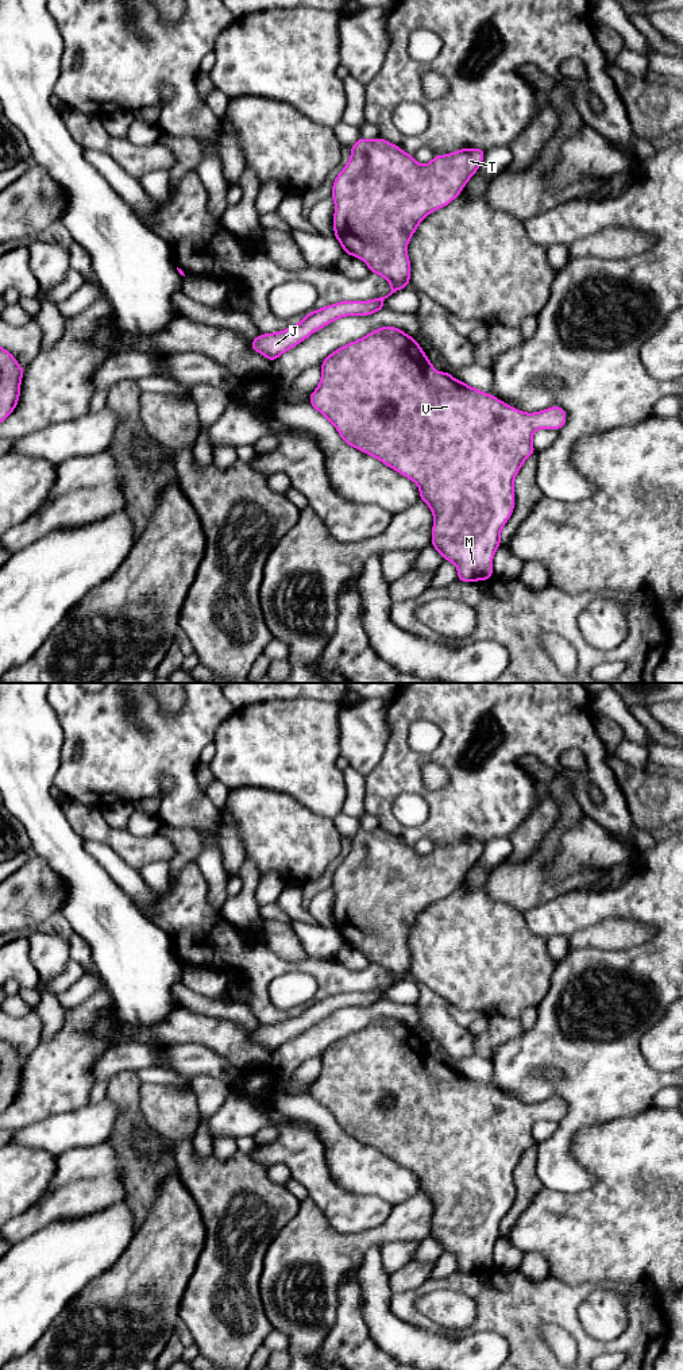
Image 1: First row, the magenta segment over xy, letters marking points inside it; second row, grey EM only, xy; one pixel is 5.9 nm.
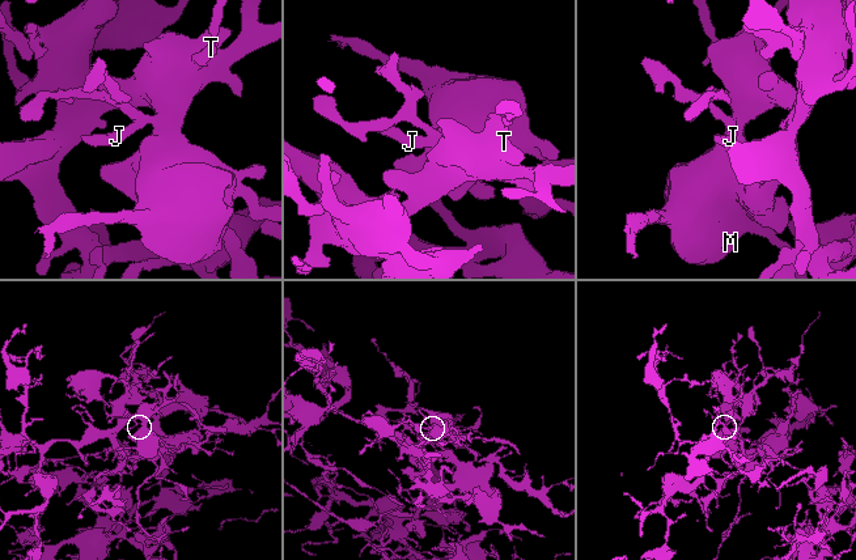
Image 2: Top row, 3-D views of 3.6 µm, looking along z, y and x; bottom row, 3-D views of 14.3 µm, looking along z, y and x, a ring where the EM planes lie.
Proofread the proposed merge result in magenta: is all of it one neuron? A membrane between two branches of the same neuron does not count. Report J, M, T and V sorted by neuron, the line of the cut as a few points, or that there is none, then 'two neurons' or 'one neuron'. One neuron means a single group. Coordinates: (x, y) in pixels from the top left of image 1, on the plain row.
groups J M T V; cut none; one neuron

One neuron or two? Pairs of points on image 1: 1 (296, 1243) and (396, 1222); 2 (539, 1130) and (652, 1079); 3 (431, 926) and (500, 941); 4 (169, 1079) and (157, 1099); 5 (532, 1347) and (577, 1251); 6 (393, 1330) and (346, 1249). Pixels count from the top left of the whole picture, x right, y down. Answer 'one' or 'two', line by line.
1: one
2: two
3: one
4: two
5: two
6: two

